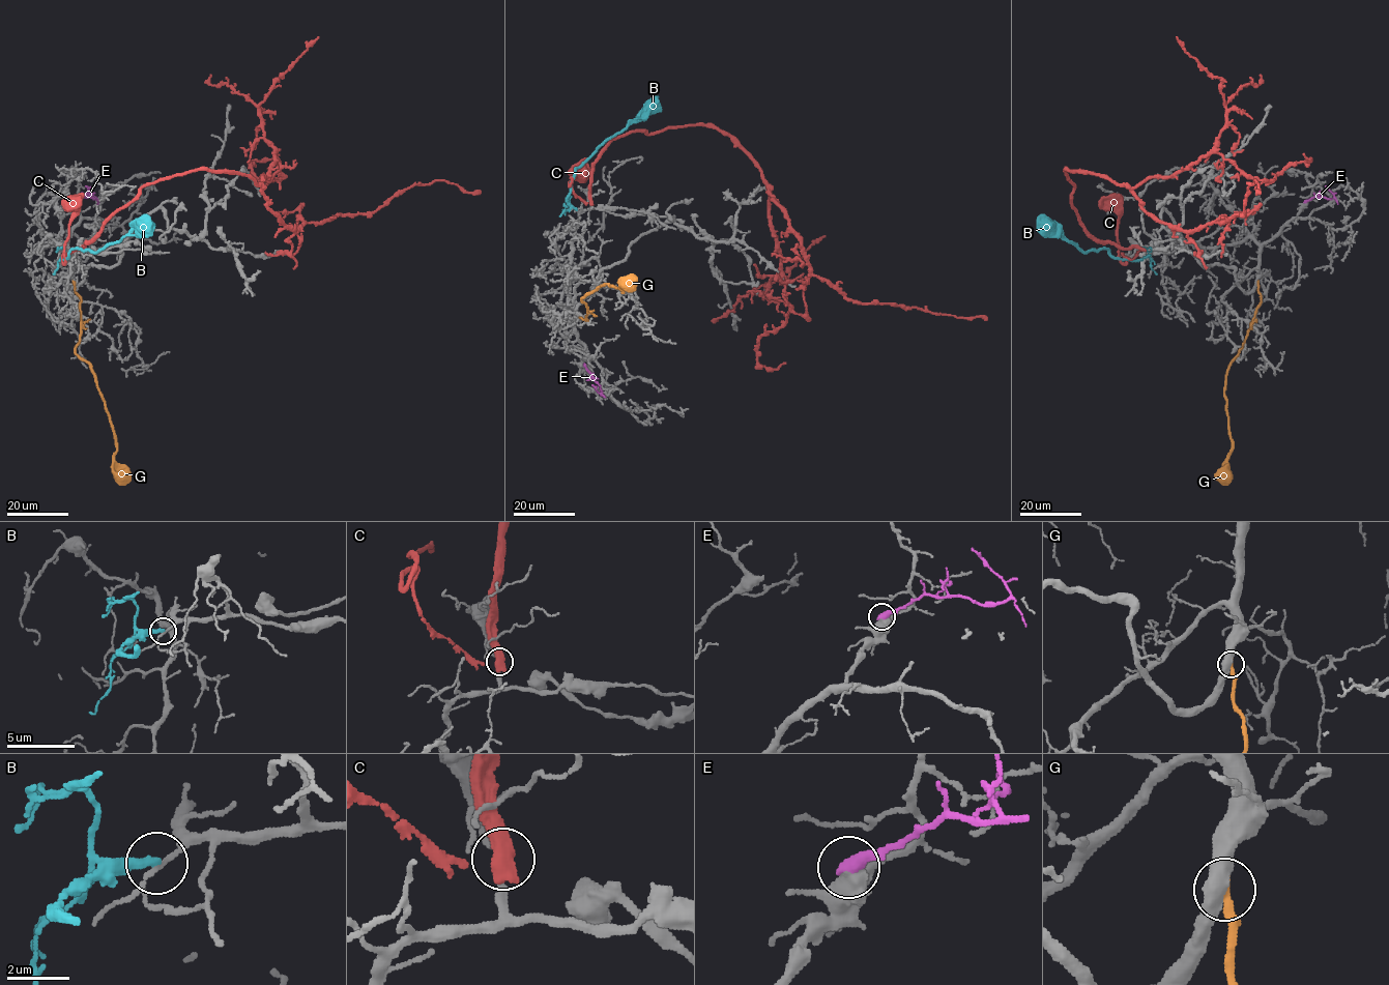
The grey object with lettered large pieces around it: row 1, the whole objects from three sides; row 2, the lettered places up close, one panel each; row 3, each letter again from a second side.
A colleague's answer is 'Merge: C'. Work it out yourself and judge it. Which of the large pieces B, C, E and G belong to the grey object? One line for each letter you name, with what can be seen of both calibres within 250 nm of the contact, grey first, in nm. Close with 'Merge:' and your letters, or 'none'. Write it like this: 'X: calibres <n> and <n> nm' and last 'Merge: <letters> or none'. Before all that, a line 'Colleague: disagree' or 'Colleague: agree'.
Colleague: disagree
G: calibres 550 and 400 nm
Merge: G

